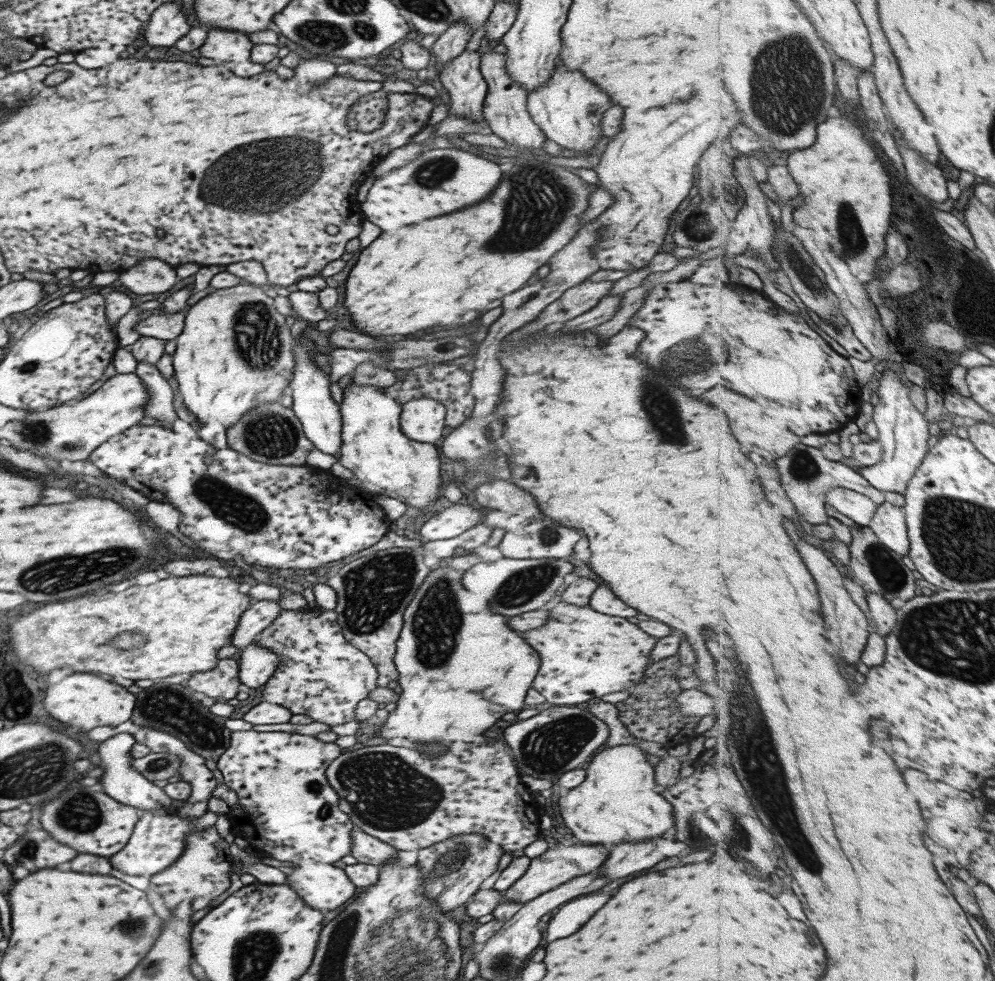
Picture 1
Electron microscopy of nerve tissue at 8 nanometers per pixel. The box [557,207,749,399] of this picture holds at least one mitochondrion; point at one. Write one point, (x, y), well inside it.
(676, 364)

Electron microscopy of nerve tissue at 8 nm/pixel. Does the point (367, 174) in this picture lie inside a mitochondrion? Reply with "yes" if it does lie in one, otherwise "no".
no

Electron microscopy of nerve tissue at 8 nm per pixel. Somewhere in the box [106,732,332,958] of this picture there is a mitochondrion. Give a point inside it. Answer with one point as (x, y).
(133, 926)

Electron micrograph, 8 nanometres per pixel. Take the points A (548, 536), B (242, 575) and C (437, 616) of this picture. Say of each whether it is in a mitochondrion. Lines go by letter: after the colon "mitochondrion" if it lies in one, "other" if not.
A: mitochondrion
B: other
C: mitochondrion

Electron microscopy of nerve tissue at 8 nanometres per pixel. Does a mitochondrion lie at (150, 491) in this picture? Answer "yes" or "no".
no

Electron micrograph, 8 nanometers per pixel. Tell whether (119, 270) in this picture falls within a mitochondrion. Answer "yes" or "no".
no

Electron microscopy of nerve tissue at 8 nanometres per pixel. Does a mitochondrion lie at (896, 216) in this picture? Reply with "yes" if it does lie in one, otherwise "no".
no

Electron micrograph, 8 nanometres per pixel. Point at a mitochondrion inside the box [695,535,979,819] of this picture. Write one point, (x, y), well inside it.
(886, 570)

